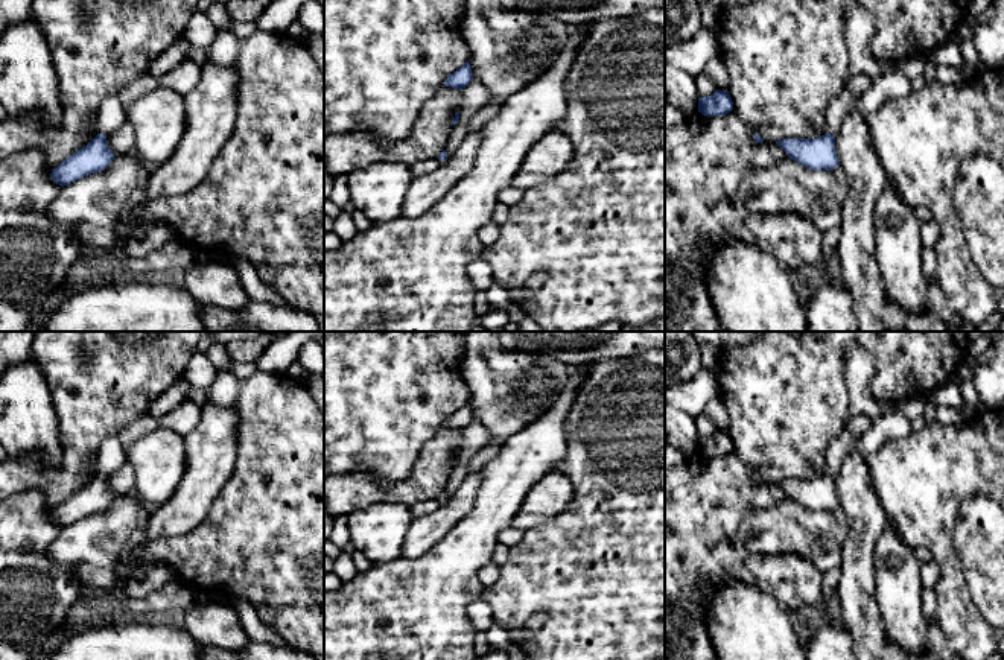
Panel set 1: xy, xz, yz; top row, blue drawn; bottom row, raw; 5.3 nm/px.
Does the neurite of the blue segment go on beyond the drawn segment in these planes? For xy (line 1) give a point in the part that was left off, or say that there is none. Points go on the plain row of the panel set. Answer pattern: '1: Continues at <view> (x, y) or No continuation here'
1: Continues at xy (111, 456)

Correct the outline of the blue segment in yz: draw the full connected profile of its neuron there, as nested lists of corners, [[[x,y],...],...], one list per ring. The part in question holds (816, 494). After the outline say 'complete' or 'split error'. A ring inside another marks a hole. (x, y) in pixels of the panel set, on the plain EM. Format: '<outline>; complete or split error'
[[[846,429],[829,444],[824,458],[828,473],[817,479],[783,479],[776,482],[791,500],[811,511],[832,511],[840,506],[835,493],[834,476],[840,471],[847,456],[855,452],[858,444],[856,436]]]; split error

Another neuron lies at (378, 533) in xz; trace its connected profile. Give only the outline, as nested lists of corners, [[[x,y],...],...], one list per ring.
[[[373,503],[347,516],[350,543],[374,564],[397,560],[412,520],[403,503]]]

